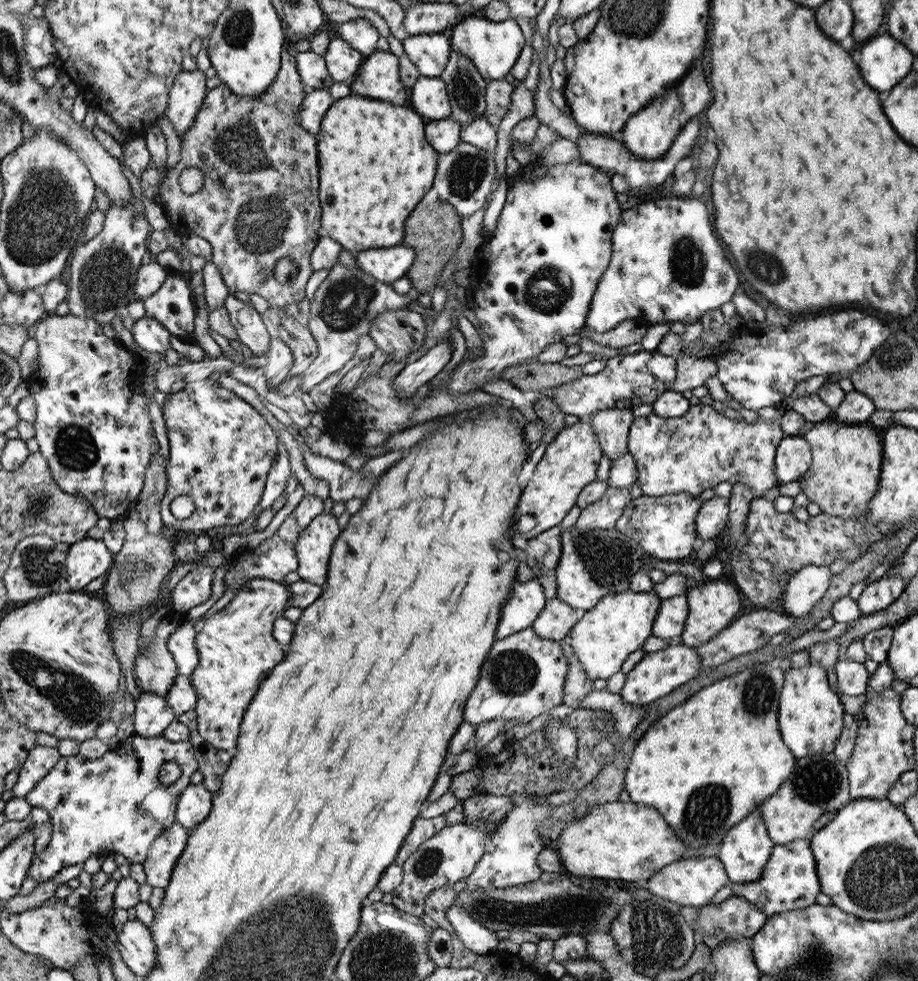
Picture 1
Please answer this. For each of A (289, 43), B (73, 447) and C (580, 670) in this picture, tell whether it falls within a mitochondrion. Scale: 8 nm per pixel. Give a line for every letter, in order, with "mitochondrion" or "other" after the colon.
A: other
B: mitochondrion
C: other

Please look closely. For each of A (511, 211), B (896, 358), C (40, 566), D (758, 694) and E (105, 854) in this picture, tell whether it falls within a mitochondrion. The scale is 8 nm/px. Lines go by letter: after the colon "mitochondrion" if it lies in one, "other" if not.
A: other
B: mitochondrion
C: mitochondrion
D: mitochondrion
E: other

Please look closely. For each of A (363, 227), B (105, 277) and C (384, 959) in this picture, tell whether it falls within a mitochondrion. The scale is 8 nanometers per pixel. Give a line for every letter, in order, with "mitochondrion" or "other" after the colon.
A: other
B: mitochondrion
C: mitochondrion

